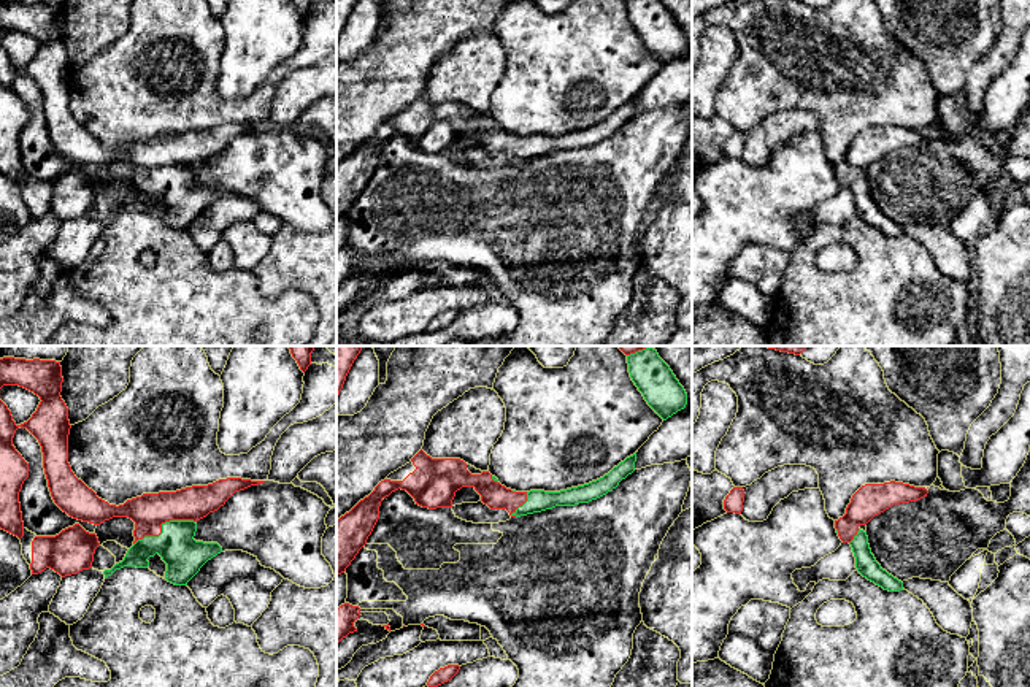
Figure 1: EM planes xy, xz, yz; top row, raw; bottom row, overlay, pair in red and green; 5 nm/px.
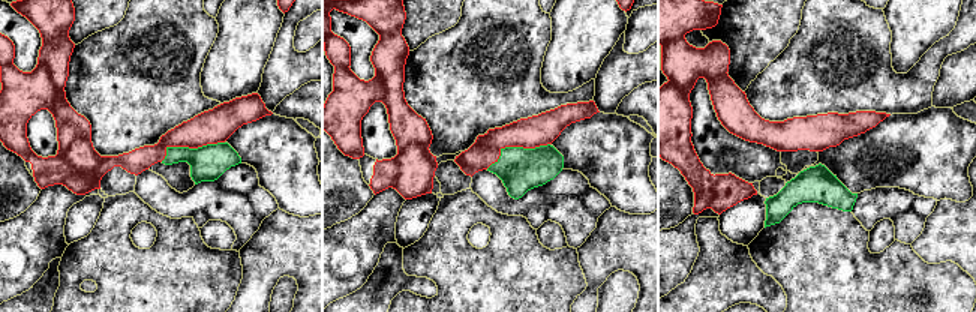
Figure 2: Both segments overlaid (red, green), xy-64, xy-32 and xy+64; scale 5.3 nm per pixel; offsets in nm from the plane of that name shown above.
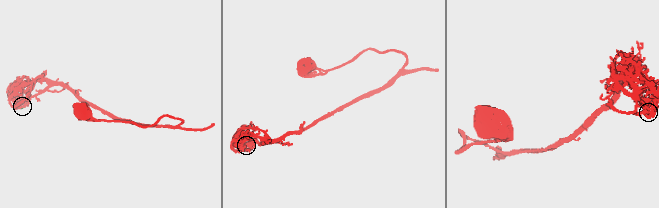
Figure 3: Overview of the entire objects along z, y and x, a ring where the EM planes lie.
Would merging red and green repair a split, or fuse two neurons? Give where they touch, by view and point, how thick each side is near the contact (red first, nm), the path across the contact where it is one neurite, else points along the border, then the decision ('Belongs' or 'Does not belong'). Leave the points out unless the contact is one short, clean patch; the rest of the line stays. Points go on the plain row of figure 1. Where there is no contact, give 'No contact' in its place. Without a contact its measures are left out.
Touches red at xy (161, 172). Thickness 180 nm (red) against 200 nm. Belongs

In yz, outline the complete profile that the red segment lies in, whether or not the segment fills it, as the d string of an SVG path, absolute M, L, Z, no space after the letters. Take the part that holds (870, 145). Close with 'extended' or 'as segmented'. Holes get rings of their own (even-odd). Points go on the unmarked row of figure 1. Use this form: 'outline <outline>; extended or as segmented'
outline M903 127L865 129L851 143L846 159L835 165L835 173L843 187L849 187L855 201L857 216L889 236L903 235L903 227L889 219L871 198L867 170L874 160L884 157L894 149L917 146L927 141L925 132L914 132Z; extended

